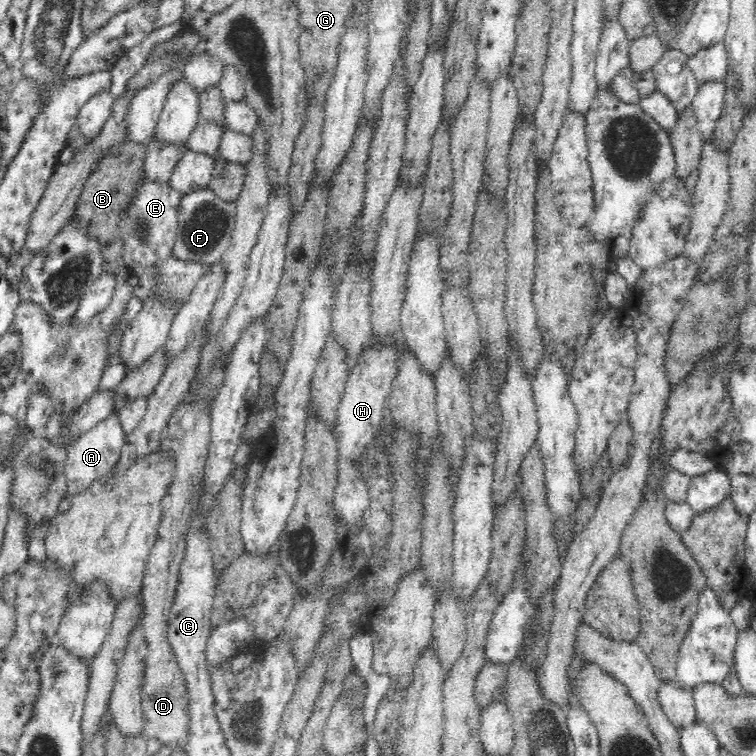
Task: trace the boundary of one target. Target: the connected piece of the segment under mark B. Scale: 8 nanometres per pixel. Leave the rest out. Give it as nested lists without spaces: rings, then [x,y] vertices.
[[[124,141],[120,143],[111,156],[104,156],[102,161],[98,161],[98,168],[86,179],[84,188],[79,196],[74,214],[71,218],[90,237],[100,243],[101,253],[103,254],[102,270],[110,274],[117,274],[125,267],[122,258],[123,241],[118,229],[119,214],[126,210],[129,202],[137,193],[137,186],[142,179],[146,179],[144,170],[144,155],[146,154],[146,143]]]

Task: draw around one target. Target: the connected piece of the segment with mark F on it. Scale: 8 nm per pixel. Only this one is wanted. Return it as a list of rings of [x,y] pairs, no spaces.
[[[208,186],[183,193],[178,209],[178,236],[172,254],[180,260],[206,260],[214,265],[220,262],[222,254],[230,246],[235,228],[236,205],[222,200],[222,197]]]

